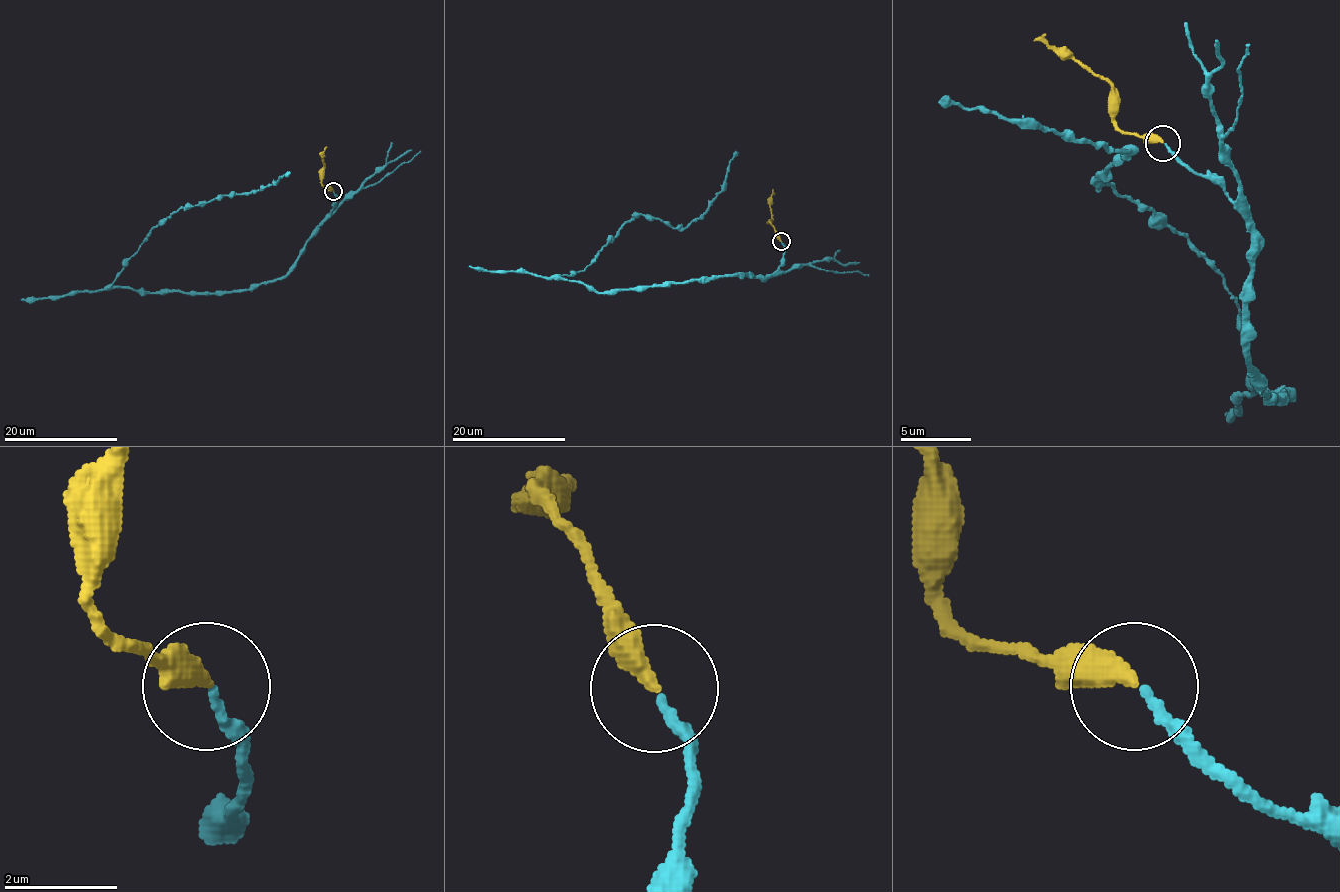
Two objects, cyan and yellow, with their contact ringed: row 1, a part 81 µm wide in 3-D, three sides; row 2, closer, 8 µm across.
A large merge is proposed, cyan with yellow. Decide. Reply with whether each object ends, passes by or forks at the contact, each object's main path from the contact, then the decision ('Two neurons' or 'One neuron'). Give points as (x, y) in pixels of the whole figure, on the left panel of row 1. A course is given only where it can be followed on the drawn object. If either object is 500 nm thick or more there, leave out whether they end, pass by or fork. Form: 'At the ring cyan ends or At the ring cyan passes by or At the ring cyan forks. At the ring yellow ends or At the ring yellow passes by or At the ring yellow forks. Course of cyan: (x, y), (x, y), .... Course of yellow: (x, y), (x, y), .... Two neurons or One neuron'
At the ring cyan ends. At the ring yellow ends. Course of cyan: (334, 190), (335, 206), (278, 278), (234, 292), (112, 285), (153, 227), (182, 207), (249, 194), (288, 175). Course of yellow: (332, 190), (321, 183), (325, 149). One neuron

